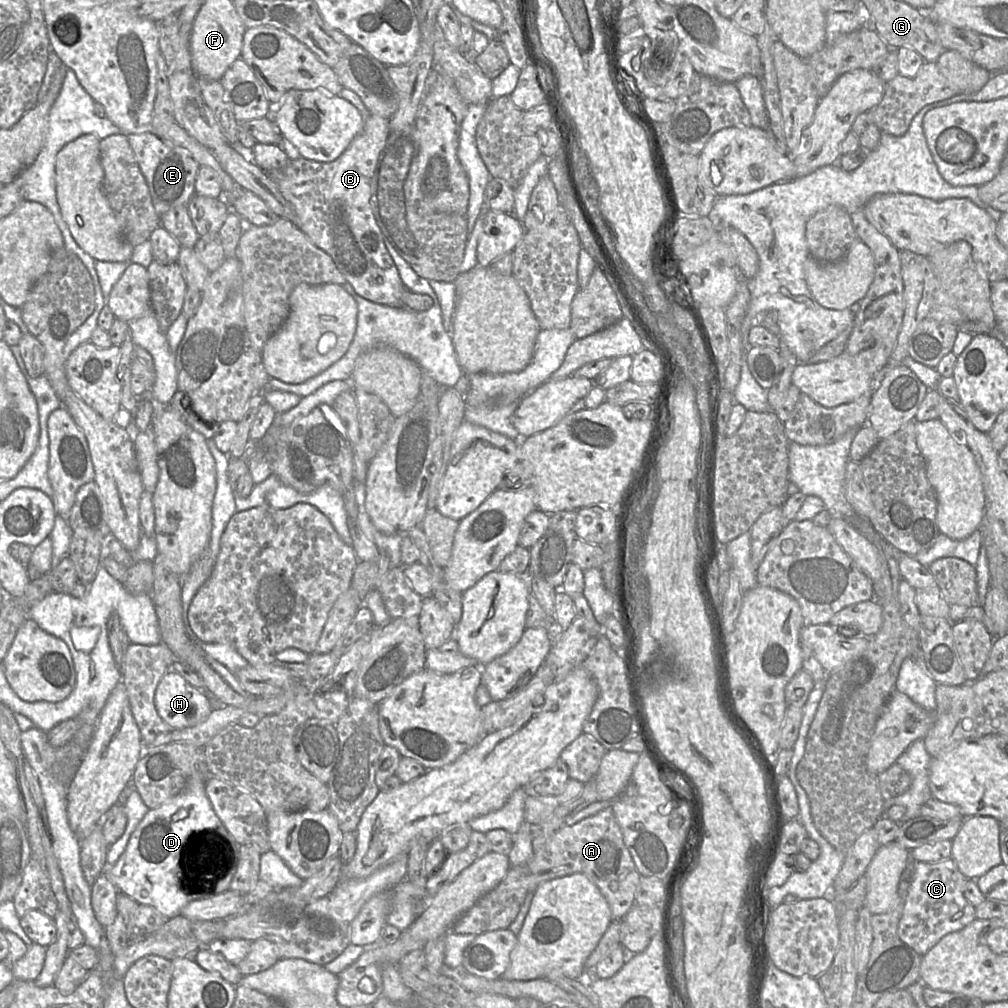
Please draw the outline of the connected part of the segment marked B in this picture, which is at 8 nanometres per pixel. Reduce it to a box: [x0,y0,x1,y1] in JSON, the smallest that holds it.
[266,115,405,308]

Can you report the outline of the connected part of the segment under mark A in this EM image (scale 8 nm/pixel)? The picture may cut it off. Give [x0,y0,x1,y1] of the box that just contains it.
[451,806,641,934]

